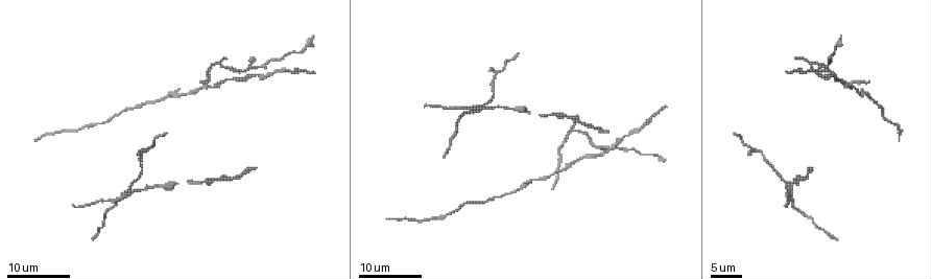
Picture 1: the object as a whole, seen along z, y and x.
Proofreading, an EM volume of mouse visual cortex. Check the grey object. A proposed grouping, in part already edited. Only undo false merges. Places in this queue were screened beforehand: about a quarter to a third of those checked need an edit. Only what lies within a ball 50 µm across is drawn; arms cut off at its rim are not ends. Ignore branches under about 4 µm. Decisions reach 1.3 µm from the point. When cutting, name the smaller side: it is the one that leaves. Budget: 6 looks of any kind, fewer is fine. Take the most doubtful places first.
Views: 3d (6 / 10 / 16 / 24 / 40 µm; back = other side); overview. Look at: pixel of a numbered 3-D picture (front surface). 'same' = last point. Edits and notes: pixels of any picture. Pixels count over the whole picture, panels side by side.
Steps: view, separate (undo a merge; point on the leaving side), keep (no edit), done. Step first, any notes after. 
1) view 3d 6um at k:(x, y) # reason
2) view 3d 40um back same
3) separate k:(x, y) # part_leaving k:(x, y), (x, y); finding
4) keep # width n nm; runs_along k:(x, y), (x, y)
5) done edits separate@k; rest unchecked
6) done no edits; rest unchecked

view 3d 24um at 1:(206, 84) # four or more arms meet

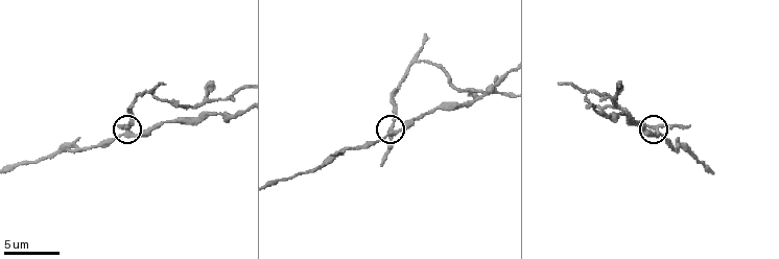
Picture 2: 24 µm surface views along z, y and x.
view 3d 10um at 2:(652, 127)

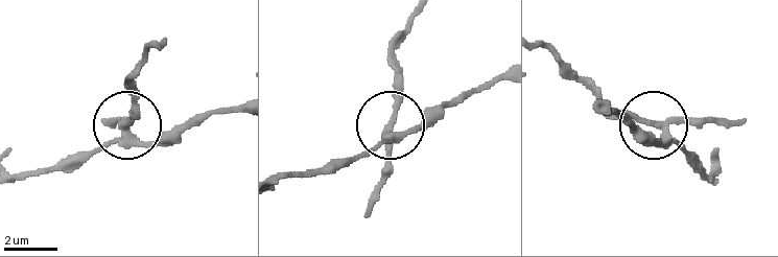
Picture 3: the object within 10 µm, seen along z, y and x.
view 3d 10um back at 3:(124, 126)

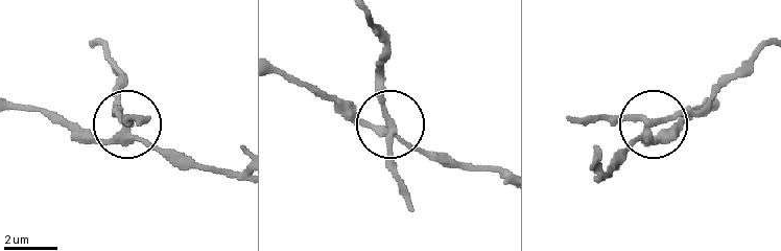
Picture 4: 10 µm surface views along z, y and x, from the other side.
separate 4:(116, 109) # side_arm 29 um; part_leaving 4:(652, 124), (704, 107), (724, 80), (764, 48); two neurons meet here

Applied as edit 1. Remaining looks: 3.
view overview

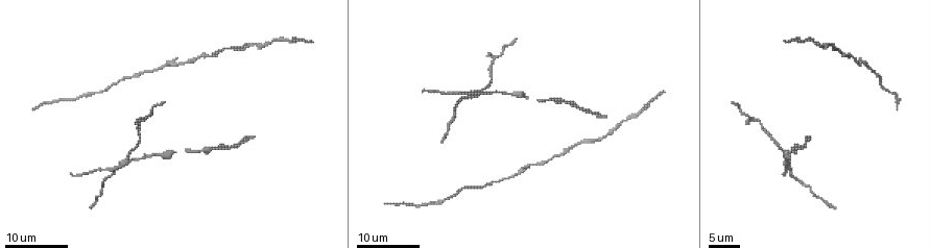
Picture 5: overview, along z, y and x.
view 3d 24um at 5:(514, 96) # calibre changes

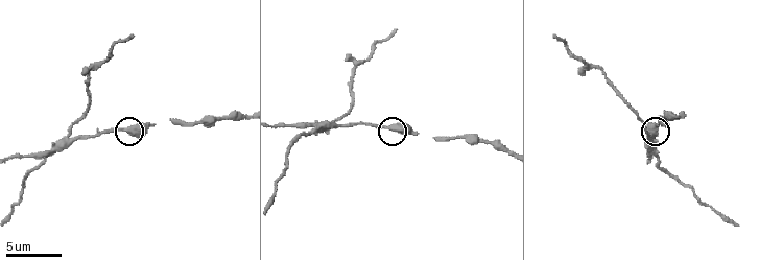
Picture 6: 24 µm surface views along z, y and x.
view 3d 10um at 6:(391, 127)

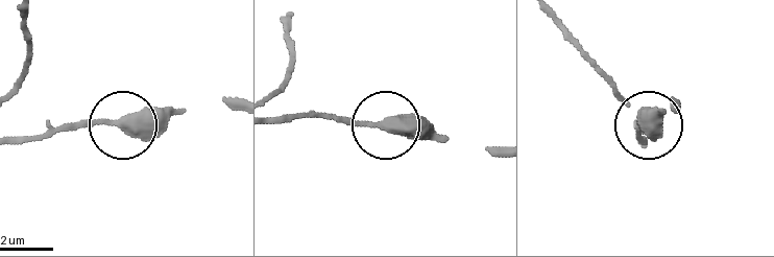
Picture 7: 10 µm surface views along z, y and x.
keep # one neuron here

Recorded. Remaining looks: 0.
done edits separate@4; rest unchecked

